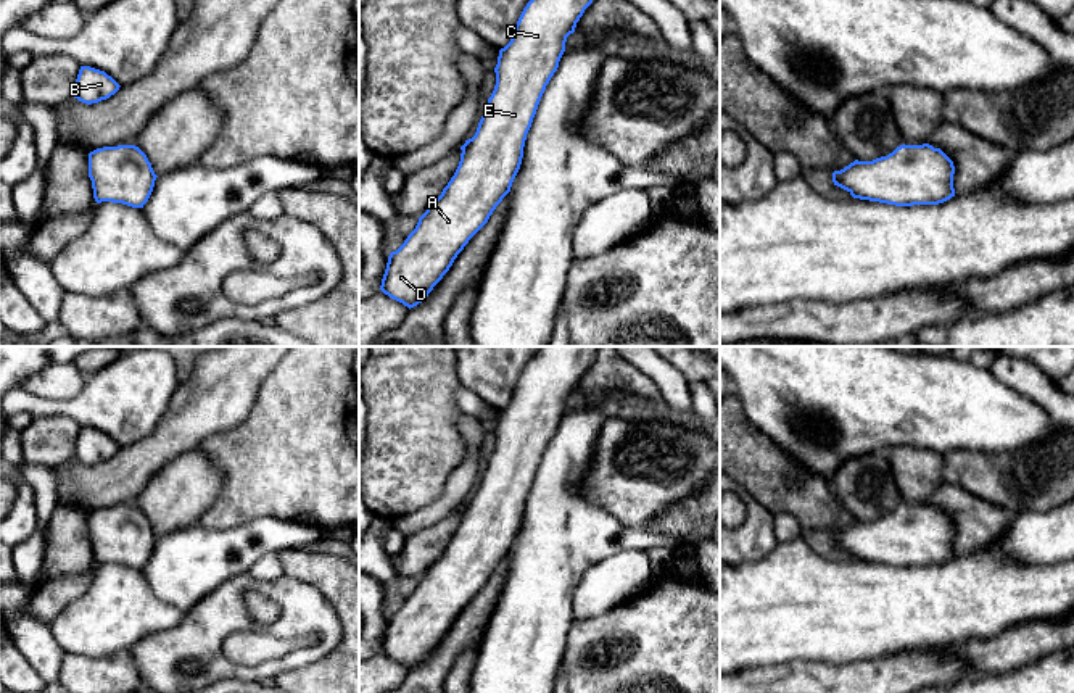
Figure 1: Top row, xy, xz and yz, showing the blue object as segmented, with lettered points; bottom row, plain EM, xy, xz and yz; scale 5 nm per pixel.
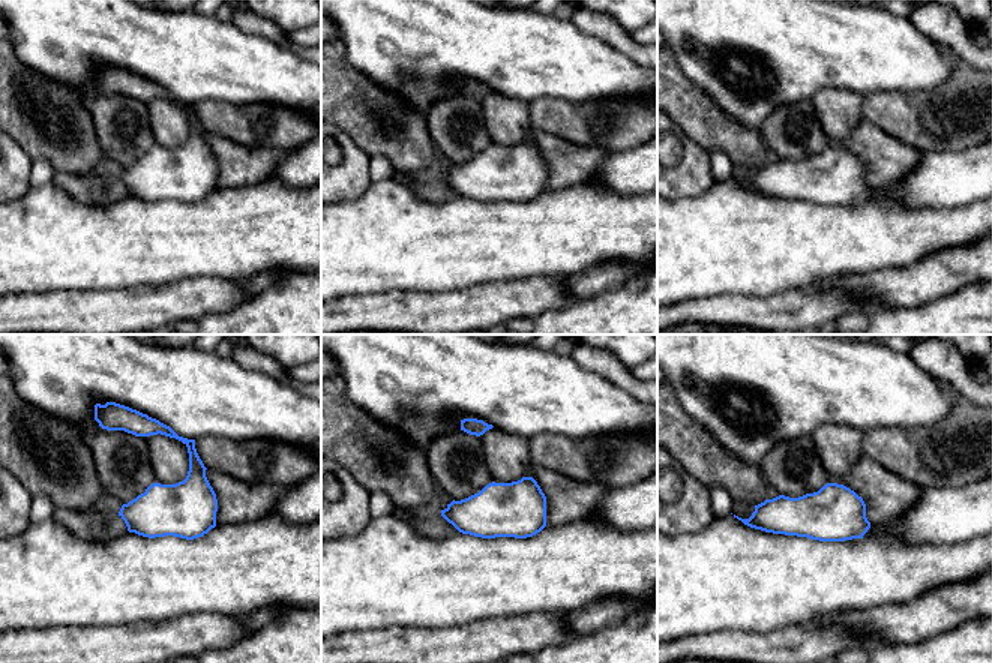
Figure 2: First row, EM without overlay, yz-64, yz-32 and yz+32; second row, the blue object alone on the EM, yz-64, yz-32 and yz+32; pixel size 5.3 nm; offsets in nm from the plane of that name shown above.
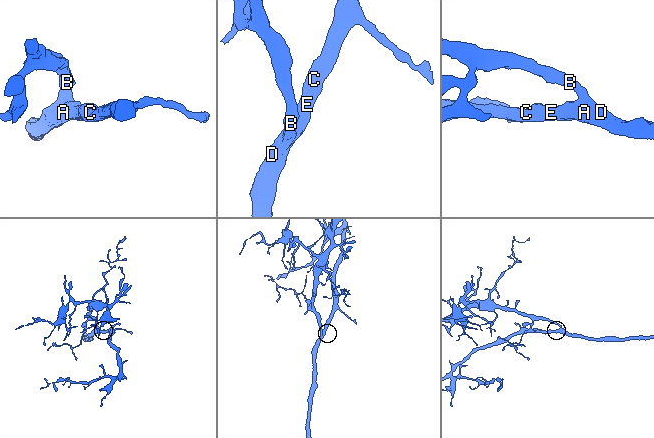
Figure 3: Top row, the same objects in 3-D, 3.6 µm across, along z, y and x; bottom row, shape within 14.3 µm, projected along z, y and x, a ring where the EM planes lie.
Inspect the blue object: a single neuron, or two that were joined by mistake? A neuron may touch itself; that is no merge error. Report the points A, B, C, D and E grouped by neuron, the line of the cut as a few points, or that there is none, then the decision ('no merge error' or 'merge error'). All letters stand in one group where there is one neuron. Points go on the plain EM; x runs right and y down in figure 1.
groups A B C D E; cut none; no merge error

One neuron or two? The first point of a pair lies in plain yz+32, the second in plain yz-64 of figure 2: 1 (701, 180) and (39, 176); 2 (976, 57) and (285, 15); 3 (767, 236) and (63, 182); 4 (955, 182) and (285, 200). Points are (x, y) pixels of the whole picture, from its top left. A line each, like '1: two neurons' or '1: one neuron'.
1: two neurons
2: two neurons
3: two neurons
4: two neurons

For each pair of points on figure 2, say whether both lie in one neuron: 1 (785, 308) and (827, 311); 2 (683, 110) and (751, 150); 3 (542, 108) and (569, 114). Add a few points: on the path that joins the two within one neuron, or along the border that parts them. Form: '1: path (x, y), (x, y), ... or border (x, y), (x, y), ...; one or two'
1: path (796, 309), (817, 309); one
2: path (700, 117), (712, 129), (734, 140); one
3: path (548, 114), (563, 114); one

